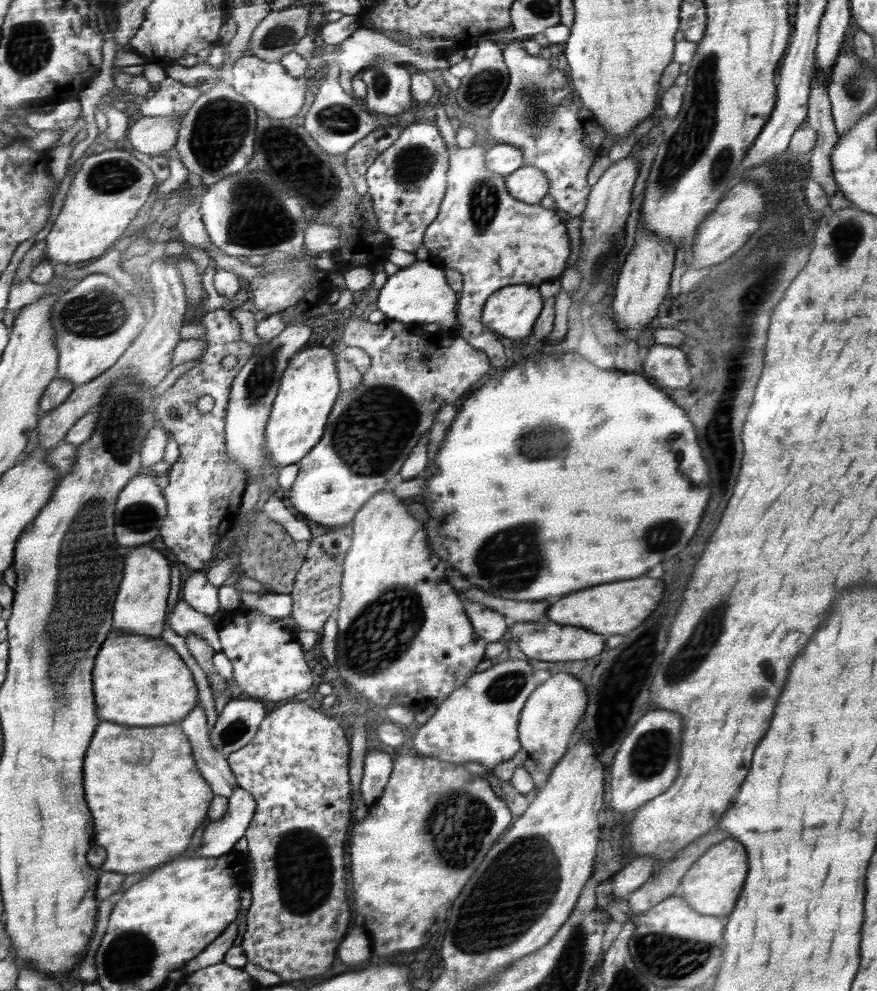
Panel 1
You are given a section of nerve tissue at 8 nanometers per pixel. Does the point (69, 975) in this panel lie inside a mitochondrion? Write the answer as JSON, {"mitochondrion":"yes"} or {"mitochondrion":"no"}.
{"mitochondrion":"no"}

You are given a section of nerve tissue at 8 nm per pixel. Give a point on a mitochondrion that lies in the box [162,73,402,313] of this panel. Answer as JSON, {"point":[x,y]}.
{"point":[257,218]}

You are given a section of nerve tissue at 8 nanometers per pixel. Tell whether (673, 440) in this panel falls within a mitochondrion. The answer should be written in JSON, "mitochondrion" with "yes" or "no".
{"mitochondrion":"no"}

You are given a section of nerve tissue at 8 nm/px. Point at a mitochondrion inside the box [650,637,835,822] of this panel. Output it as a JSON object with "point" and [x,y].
{"point":[759,695]}

